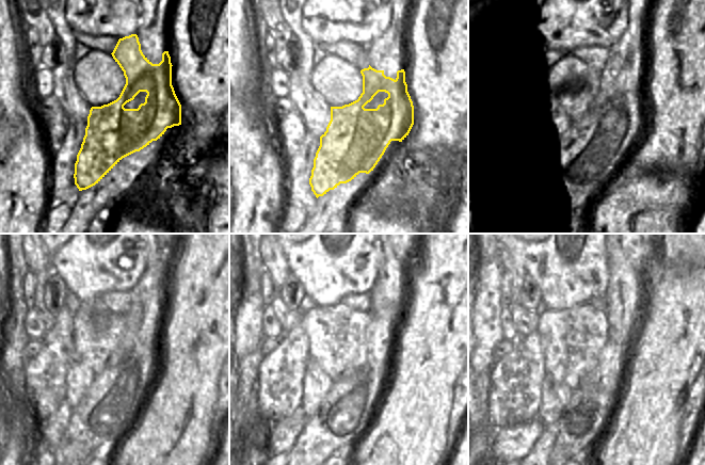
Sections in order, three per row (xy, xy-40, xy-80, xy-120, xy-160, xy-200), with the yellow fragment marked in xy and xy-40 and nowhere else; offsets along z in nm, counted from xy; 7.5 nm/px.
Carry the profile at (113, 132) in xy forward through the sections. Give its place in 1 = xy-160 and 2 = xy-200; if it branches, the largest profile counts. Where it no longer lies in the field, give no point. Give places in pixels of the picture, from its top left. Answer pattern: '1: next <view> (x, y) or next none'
1: next xy-160 (348, 409)
2: next xy-200 (586, 415)

